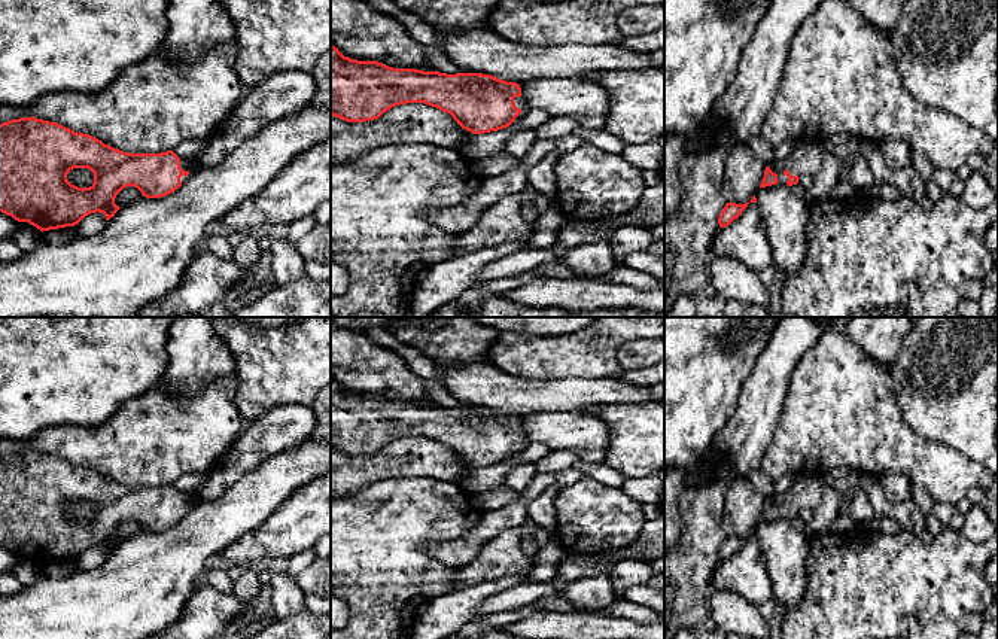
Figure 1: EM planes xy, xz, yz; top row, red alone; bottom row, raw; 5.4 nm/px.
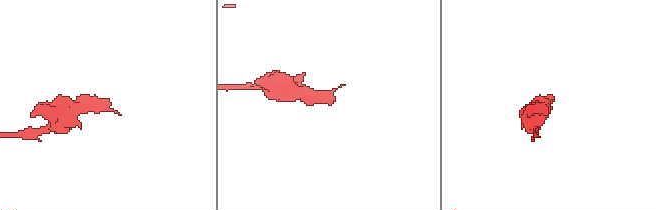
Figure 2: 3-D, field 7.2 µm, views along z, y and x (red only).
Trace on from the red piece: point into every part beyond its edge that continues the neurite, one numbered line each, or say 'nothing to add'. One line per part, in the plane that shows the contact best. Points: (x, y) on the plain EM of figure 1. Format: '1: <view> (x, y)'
1: xy (185, 498)

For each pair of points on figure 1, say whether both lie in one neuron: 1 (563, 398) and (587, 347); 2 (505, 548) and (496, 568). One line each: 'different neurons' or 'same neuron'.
1: different neurons
2: same neuron

